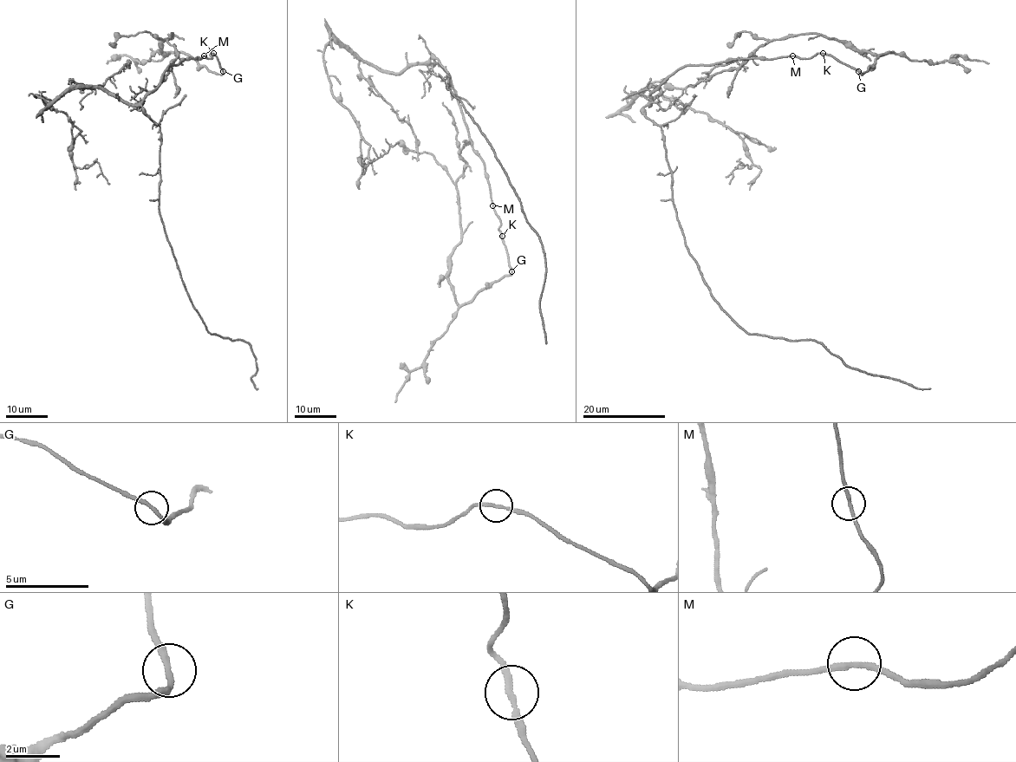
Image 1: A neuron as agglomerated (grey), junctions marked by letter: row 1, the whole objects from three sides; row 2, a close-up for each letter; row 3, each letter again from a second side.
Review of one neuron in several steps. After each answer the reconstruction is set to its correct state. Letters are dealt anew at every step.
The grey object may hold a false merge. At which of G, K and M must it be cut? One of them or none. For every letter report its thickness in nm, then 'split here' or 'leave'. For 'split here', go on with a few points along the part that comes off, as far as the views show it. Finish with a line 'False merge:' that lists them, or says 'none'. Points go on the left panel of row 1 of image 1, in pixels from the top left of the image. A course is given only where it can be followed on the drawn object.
G: calibre 200 nm; leave
K: calibre 200 nm; leave
M: calibre 200 nm; leave
False merge: none

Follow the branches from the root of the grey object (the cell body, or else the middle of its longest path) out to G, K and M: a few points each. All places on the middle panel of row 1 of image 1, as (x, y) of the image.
G: (450, 79), (470, 144), (485, 166), (491, 204), (501, 223), (498, 229), (511, 271)
K: (450, 79), (470, 144), (485, 166), (491, 204), (501, 223), (498, 229), (502, 236)
M: (450, 79), (470, 144), (484, 162), (492, 205)

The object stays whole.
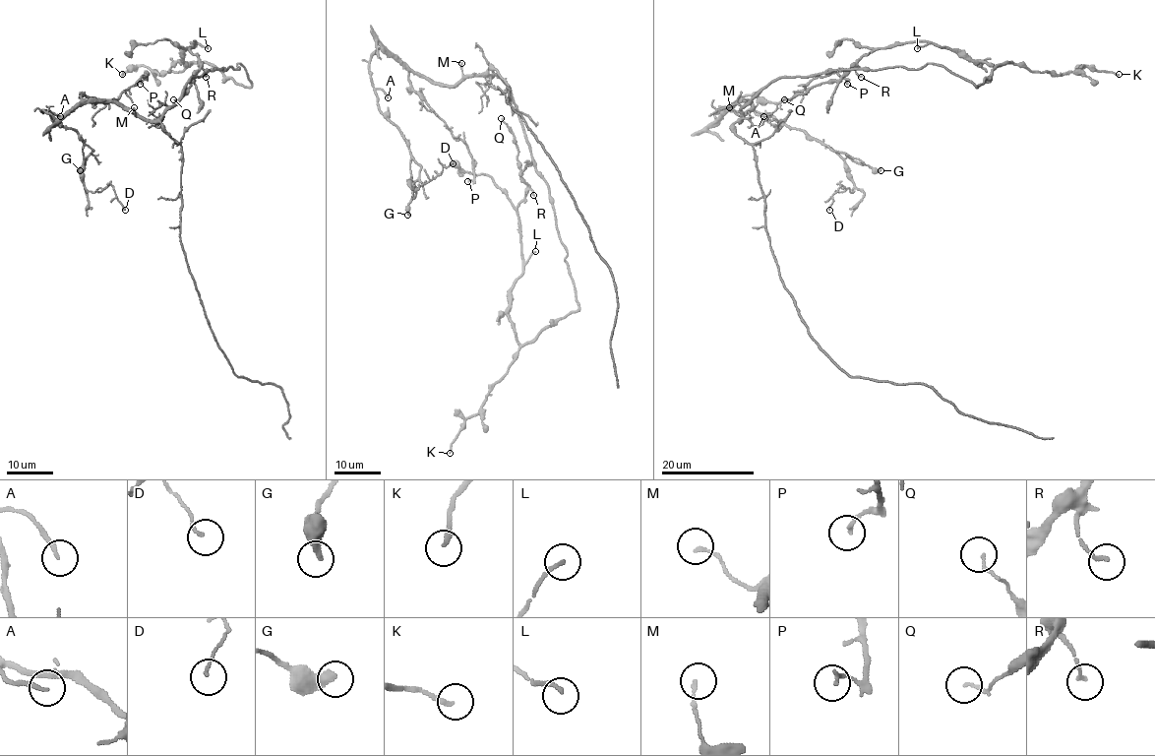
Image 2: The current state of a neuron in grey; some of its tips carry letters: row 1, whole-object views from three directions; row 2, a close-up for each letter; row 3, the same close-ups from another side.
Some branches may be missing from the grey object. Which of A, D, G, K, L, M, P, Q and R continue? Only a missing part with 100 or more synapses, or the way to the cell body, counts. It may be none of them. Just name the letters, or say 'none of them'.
none of them

